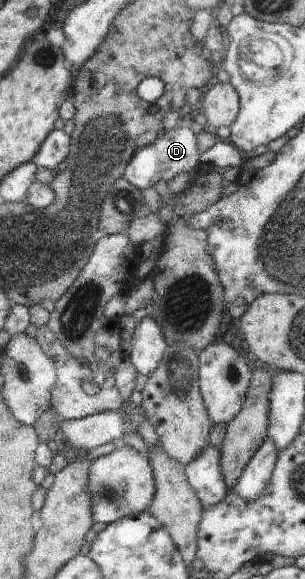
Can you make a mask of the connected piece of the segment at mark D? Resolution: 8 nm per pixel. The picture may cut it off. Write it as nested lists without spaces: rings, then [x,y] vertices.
[[[183,122],[175,129],[163,131],[154,144],[137,150],[128,161],[124,178],[137,189],[143,190],[155,186],[161,179],[169,183],[176,175],[195,169],[200,162],[196,134]]]

